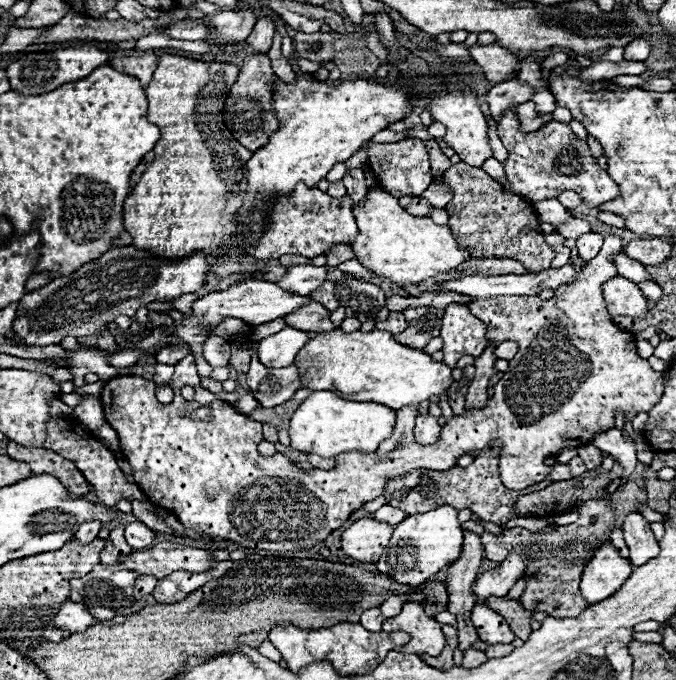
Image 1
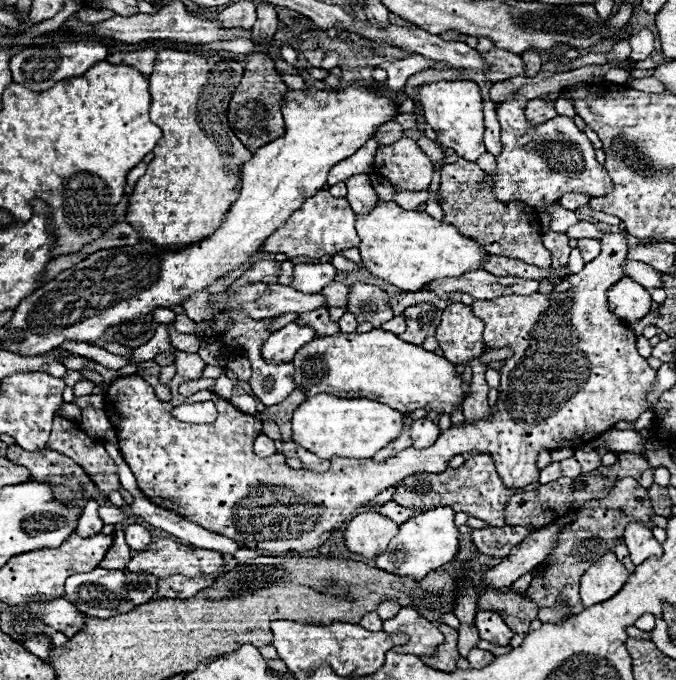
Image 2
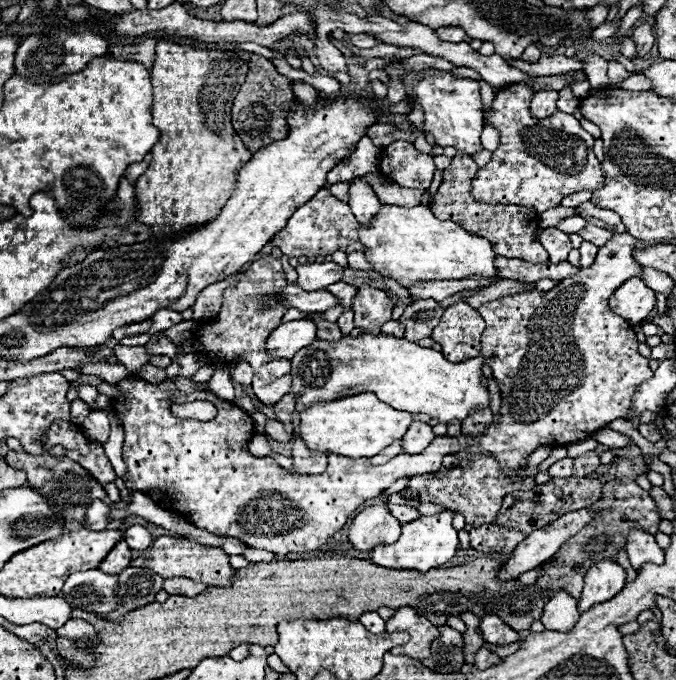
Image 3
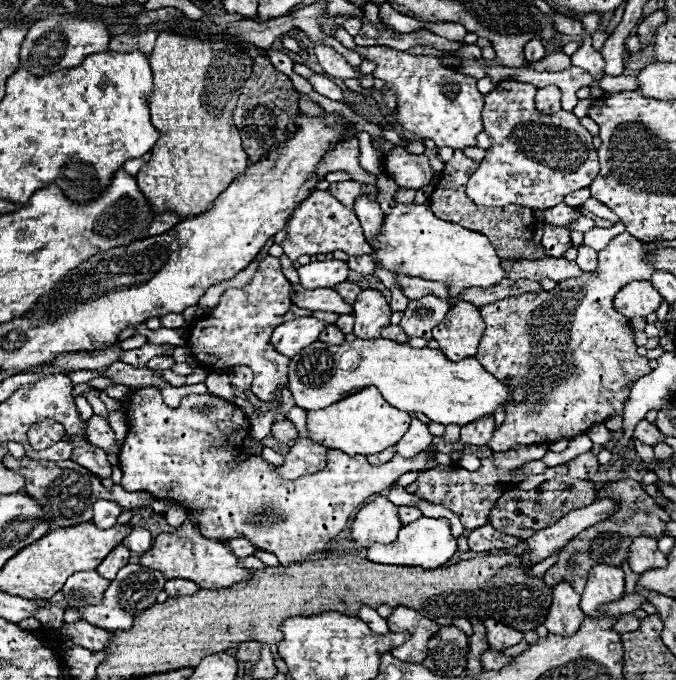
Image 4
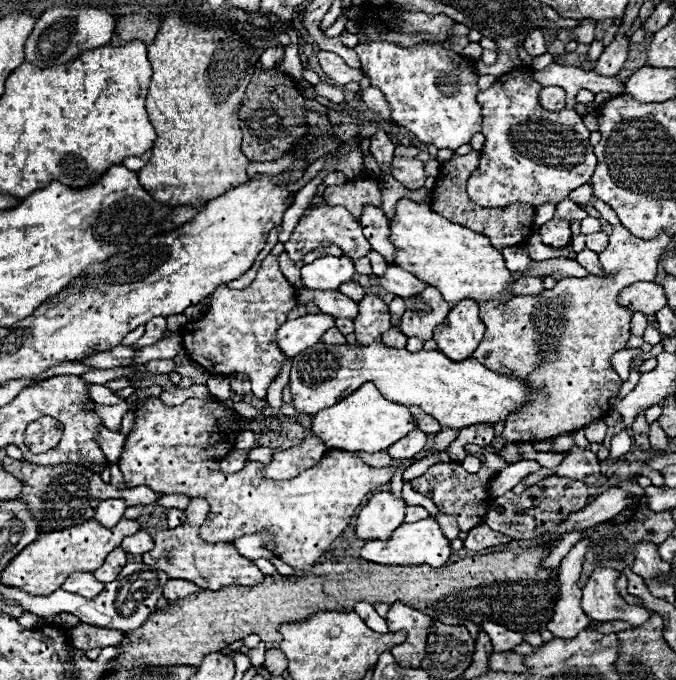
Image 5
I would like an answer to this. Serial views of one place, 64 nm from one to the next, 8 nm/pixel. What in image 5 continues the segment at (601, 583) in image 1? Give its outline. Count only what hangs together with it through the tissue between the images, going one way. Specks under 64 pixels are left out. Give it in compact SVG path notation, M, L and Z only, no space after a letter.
M598 568L592 572L588 584L582 588L582 608L594 622L622 620L632 626L642 626L650 612L642 606L628 604L616 590L616 578L620 572L612 568Z

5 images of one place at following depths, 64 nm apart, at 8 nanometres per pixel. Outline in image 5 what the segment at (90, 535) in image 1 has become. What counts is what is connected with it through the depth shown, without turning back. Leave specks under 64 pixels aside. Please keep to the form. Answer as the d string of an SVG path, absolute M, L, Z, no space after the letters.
M110 498L110 500L104 500L100 502L98 506L98 512L94 516L94 520L98 520L100 524L112 528L116 526L116 522L120 522L124 518L124 510L126 510L126 502L122 498Z

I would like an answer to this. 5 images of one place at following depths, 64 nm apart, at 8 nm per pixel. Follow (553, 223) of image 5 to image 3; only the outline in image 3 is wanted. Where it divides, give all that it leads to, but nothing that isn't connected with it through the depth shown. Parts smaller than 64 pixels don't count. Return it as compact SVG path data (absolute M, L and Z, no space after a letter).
M546 228L540 234L540 244L550 254L552 262L564 262L568 258L568 252L572 250L568 234L564 234L558 228Z

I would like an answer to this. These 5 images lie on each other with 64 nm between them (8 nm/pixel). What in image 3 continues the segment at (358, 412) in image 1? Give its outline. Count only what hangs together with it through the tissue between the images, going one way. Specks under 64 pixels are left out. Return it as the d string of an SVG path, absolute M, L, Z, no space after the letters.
M364 392L336 402L320 402L300 412L300 438L310 450L334 452L348 458L370 458L390 446L394 440L400 440L408 426L413 422L413 414L394 410L392 406L380 402L376 394Z

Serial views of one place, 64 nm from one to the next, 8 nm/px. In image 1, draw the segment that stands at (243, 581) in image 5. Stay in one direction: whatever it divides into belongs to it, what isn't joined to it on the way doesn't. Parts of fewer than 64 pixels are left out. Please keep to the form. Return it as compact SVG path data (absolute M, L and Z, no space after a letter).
M158 542L156 546L120 558L120 562L126 564L128 570L138 574L152 574L156 578L166 578L176 570L200 574L216 564L216 560L210 556L210 550L188 548L174 542Z

